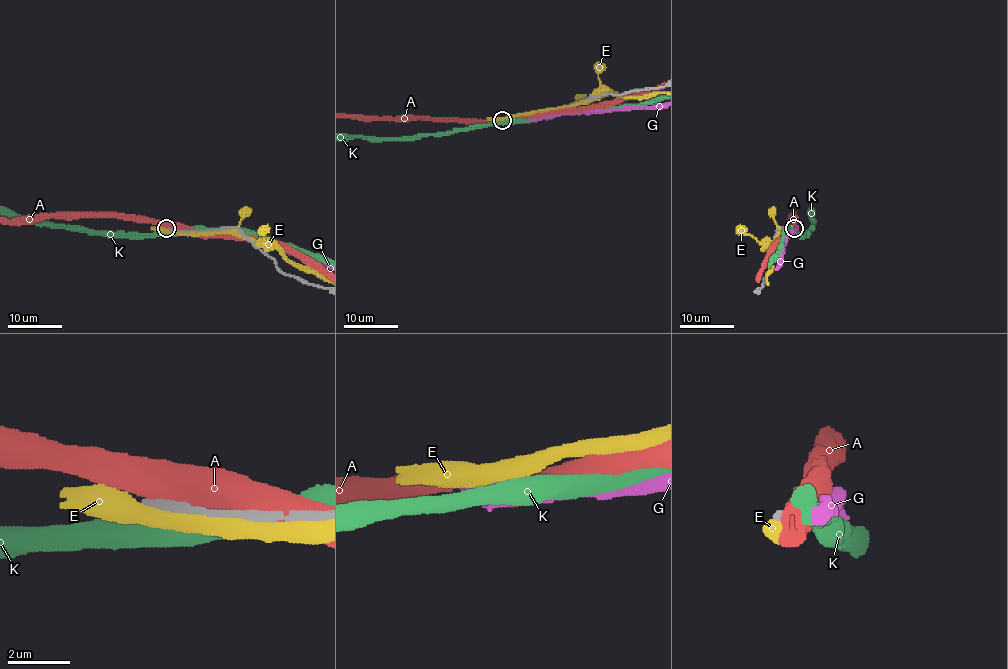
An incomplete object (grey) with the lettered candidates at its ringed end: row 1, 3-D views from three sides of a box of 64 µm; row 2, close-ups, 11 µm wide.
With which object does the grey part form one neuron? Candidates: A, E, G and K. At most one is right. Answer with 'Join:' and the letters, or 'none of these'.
Join: none of these

